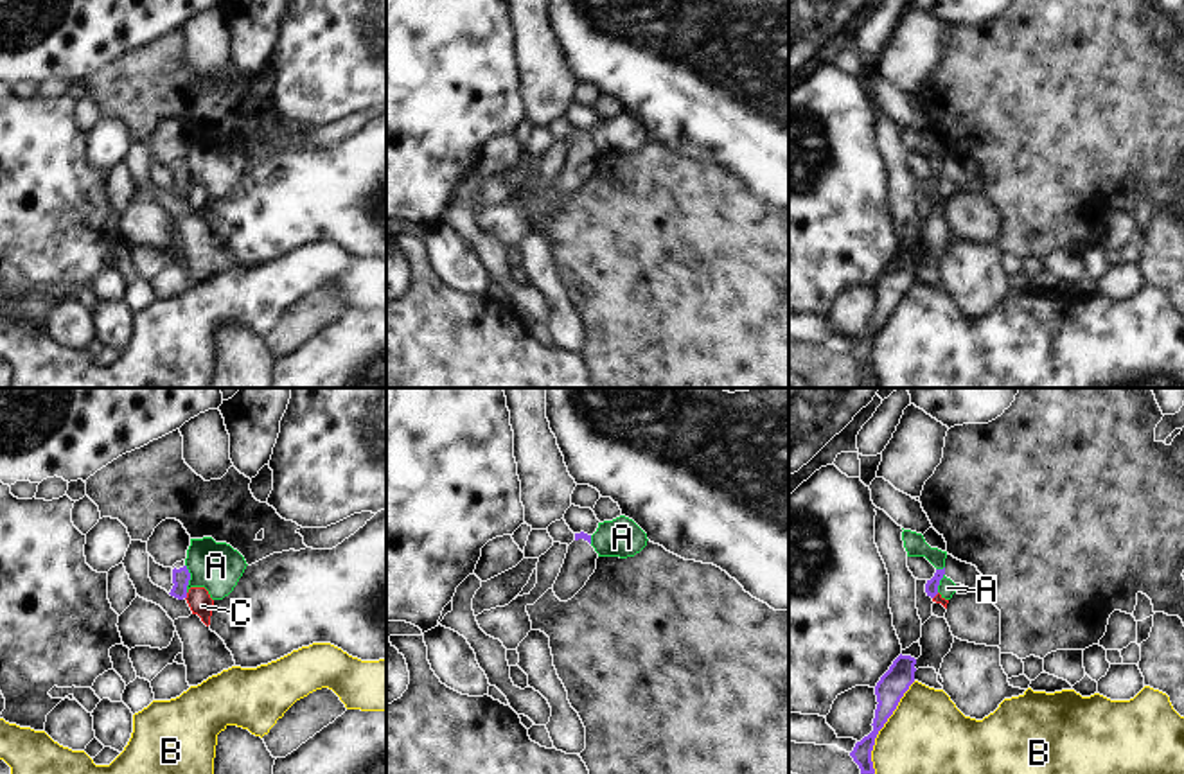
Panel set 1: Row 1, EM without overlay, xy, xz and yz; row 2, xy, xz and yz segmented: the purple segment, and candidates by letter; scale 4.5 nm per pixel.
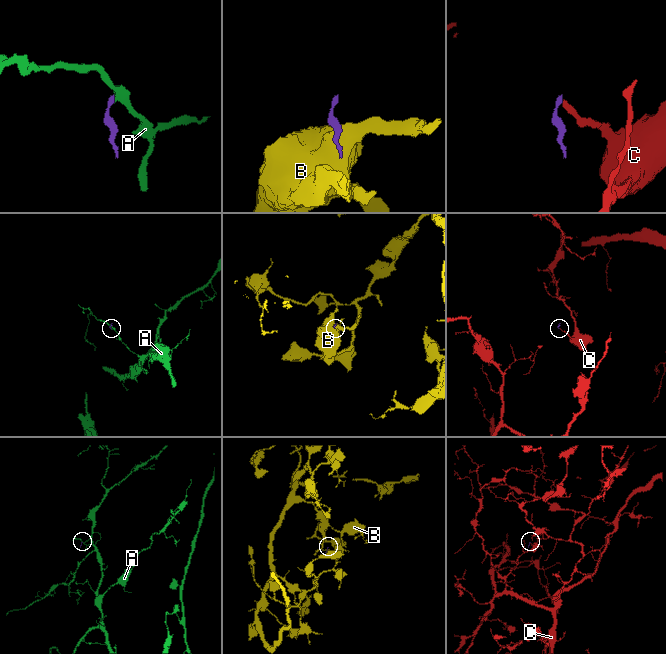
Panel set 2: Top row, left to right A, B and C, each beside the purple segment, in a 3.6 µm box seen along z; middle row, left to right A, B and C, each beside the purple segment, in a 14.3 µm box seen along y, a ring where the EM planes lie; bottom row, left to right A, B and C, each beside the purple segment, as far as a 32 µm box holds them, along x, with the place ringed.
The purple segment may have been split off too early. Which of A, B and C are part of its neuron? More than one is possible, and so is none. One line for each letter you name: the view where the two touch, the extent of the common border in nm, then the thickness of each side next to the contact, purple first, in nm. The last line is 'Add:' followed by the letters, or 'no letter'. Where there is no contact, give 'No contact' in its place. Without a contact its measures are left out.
Add: no letter

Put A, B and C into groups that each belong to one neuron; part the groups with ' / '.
A / B / C

